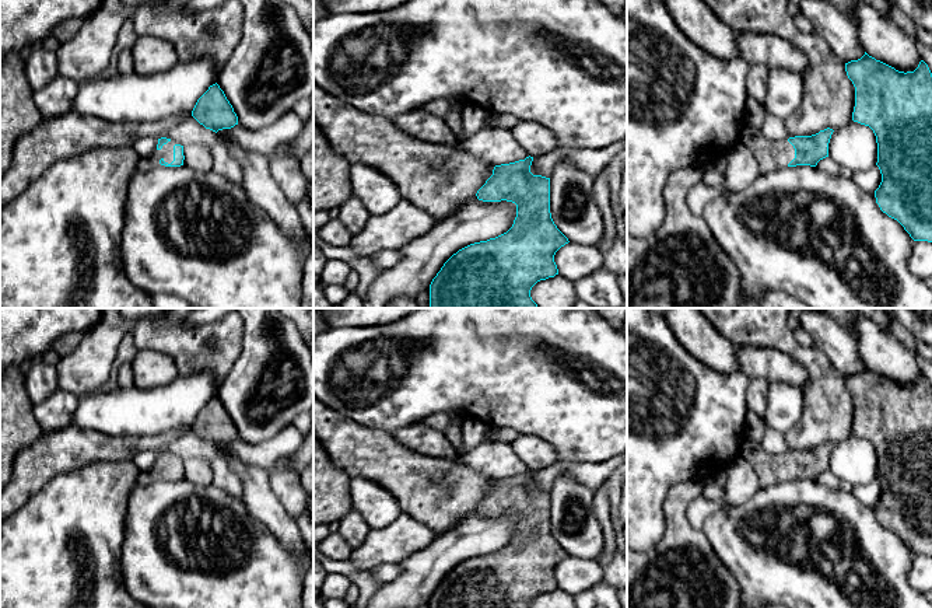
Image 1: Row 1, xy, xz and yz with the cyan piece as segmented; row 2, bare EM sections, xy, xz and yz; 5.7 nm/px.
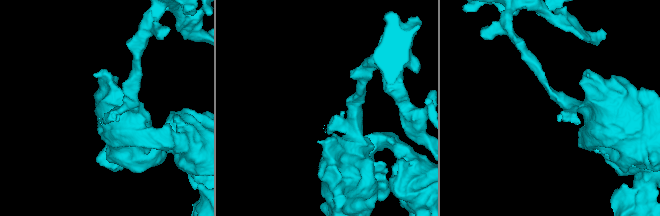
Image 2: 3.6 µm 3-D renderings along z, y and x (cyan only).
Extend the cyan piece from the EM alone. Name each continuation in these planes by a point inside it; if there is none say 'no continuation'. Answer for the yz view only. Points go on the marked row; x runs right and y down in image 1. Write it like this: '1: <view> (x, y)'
1: yz (773, 154)

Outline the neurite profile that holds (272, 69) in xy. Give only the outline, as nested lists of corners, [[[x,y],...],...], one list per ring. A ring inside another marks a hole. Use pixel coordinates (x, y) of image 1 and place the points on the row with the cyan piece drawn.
[[[239,0],[245,21],[242,38],[217,76],[217,84],[249,130],[263,129],[313,94],[313,45],[294,8],[284,0]]]

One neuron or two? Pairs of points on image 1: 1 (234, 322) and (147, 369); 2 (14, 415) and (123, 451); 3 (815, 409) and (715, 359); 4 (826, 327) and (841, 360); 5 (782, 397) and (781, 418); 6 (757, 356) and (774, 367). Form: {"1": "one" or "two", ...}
{"1": "two", "2": "two", "3": "two", "4": "one", "5": "one", "6": "one"}

